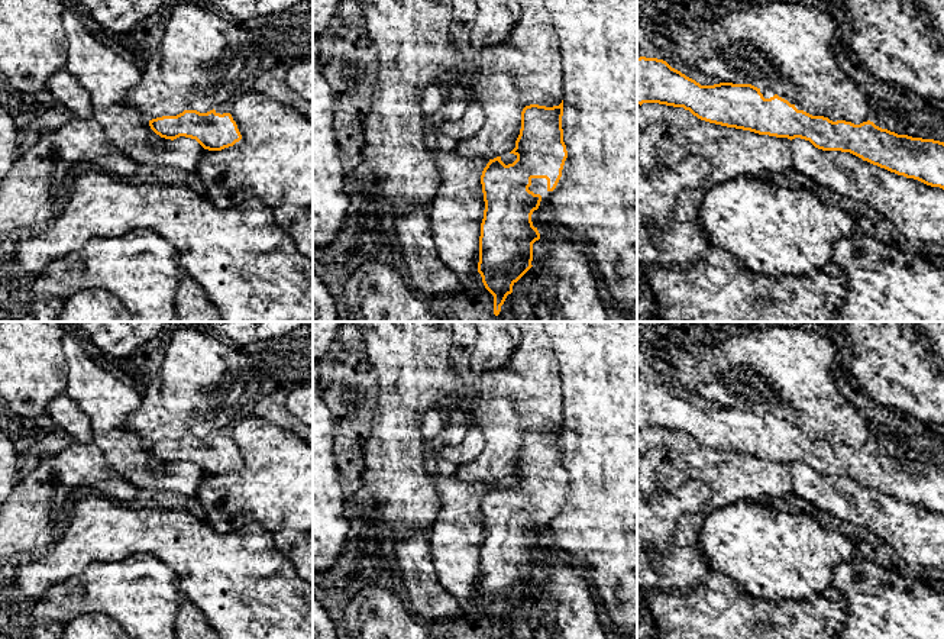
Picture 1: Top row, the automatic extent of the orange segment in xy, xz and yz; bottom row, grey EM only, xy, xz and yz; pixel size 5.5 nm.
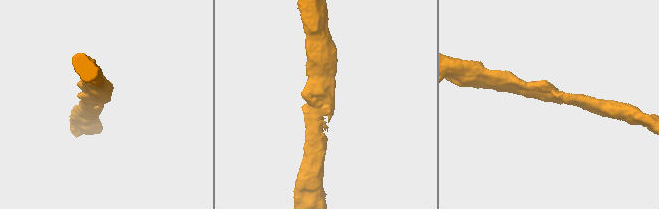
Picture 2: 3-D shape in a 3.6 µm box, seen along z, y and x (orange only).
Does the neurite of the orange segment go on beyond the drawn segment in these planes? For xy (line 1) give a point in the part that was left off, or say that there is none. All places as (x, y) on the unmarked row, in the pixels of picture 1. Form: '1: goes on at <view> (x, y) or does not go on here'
1: does not go on here

